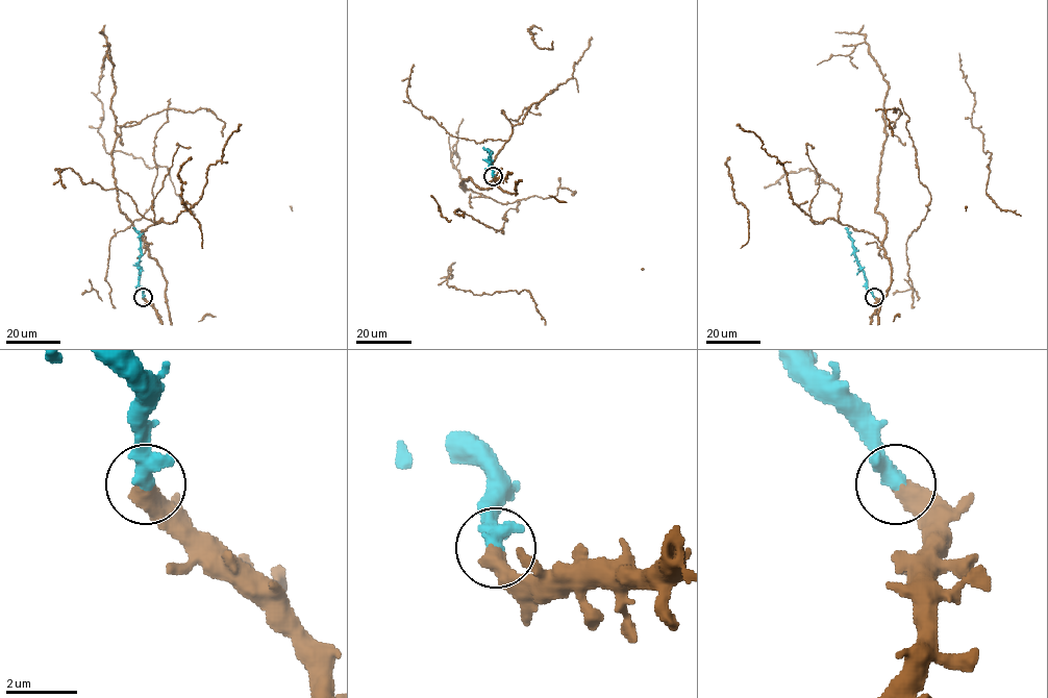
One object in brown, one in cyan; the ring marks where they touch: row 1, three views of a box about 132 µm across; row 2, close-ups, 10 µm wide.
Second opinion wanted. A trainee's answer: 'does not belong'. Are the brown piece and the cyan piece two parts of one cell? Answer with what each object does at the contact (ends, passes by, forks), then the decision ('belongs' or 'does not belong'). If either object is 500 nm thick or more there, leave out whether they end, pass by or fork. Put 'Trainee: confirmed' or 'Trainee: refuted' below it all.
belongs
Trainee: refuted

